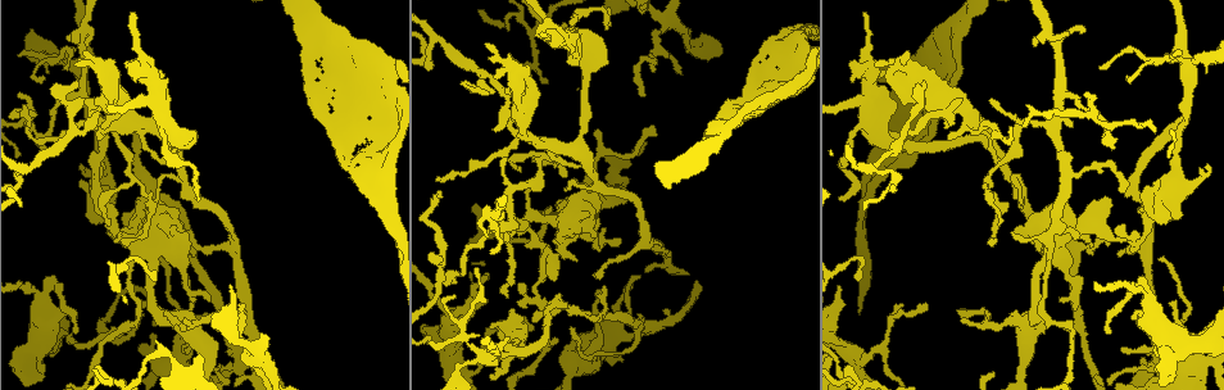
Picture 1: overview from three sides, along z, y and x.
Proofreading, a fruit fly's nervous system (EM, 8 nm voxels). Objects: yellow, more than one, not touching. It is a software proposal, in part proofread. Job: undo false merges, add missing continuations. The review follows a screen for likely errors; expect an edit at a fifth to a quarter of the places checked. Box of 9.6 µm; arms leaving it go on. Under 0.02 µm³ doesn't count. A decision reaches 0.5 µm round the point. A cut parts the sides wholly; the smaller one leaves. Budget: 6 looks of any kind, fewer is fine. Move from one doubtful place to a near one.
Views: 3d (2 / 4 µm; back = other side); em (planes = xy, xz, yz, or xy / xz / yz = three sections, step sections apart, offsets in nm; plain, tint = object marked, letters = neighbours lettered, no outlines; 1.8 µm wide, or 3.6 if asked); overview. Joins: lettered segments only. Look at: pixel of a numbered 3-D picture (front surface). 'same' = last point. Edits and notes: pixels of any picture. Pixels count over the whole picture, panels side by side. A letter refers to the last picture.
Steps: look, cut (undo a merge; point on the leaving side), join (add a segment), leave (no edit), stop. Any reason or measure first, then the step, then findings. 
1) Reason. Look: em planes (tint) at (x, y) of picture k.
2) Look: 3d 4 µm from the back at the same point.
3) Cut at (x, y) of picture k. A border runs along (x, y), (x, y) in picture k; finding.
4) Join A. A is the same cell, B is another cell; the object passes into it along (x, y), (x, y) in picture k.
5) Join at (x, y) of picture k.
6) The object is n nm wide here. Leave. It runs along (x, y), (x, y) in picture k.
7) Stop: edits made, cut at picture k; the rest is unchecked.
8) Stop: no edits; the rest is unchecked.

Three-way junction. Look: 3d 2 µm at (33, 126) of picture 1.

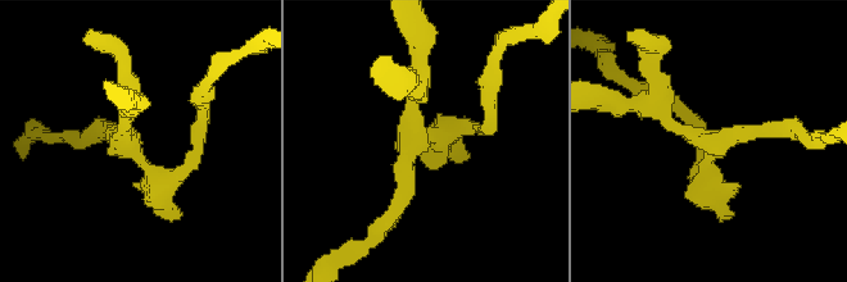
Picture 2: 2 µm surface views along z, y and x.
Look: em xz step 8 (tint) at (416, 144) of picture 2.

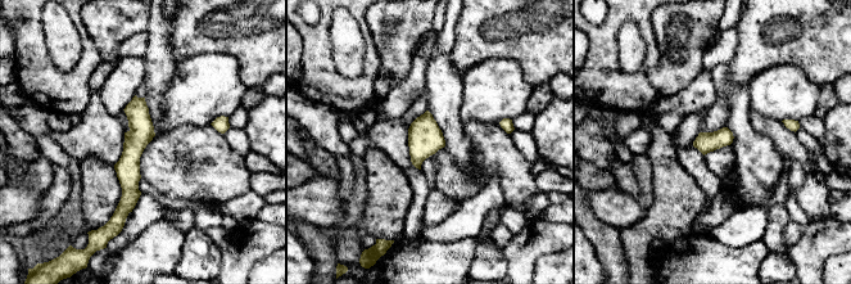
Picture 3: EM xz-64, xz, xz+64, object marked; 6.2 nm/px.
Cut it another way. Look: em planes (letters) at the same point.

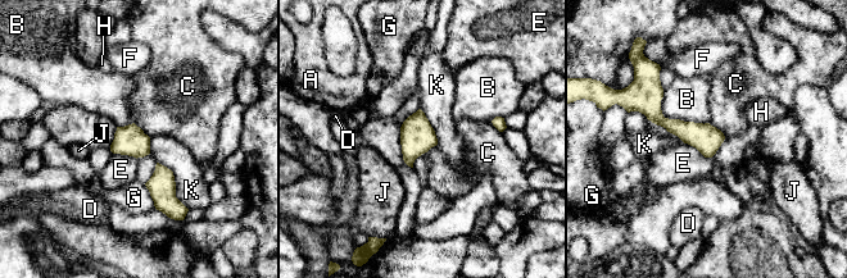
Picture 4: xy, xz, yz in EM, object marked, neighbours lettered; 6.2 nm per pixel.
Leave. A, B, C, D, E, F, G, H, J and K are other cells; it runs along (644, 100), (666, 123), (720, 138) in picture 4; continuous, no second cell.

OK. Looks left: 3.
An open end. Look: em planes (letters) at (245, 312) of picture 1.

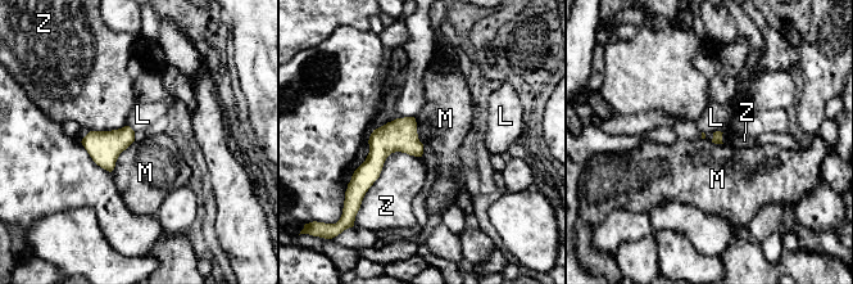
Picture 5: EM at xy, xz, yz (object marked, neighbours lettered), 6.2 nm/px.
Leave. L, M and Z are other cells; no lettered segment goes on from it.

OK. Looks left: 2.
Branch stops here. Look: em 3.6 µm yz step 8 (letters) at (766, 40) of picture 1.

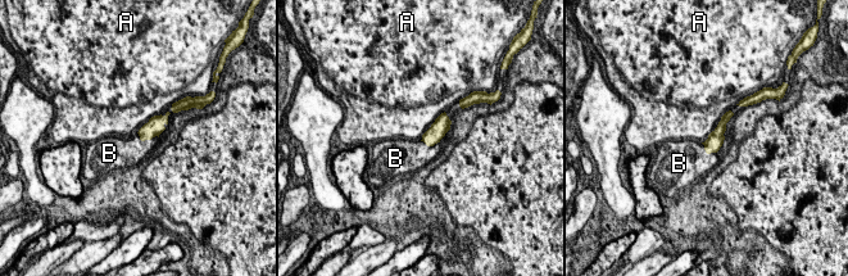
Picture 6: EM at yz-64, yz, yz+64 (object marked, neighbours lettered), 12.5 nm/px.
Look: em 3.6 µm planes (letters) at the same point.

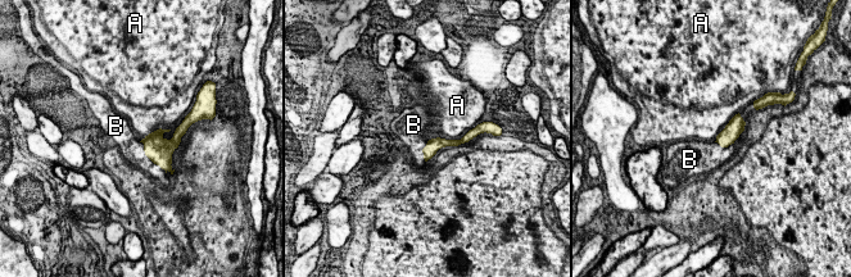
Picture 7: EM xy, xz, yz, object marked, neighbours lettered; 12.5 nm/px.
The longest contact is with B, 550 nm. Leave. A and B are other cells; a border runs along (139, 141), (144, 153), (166, 173) in picture 7; none of them fits.

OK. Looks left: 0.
Stop: no edits; the rest is unchecked.

